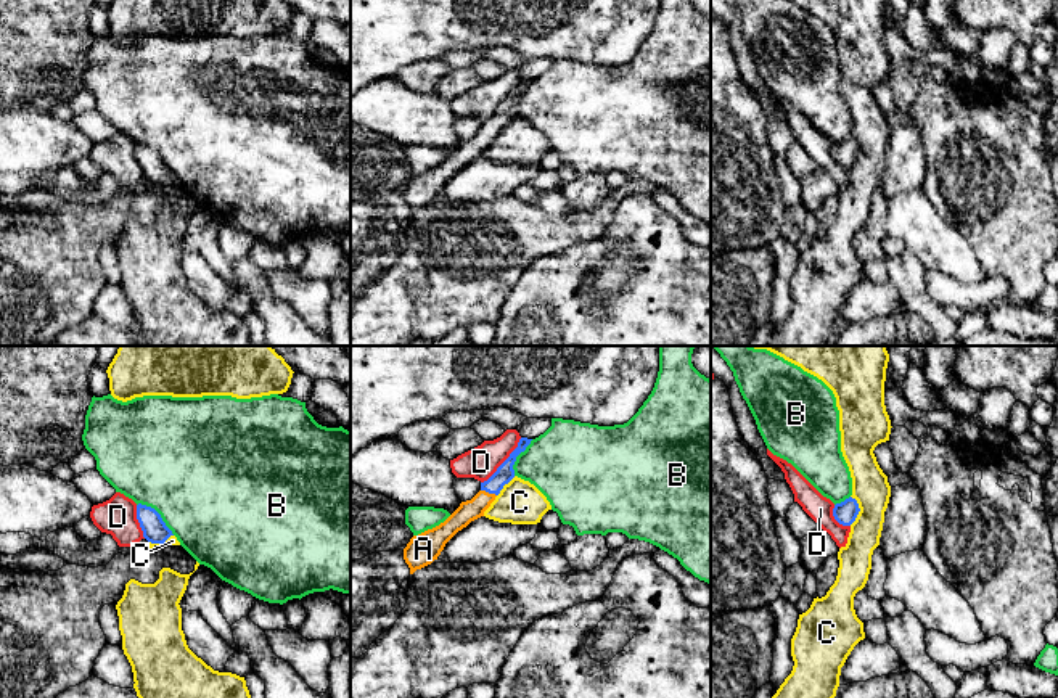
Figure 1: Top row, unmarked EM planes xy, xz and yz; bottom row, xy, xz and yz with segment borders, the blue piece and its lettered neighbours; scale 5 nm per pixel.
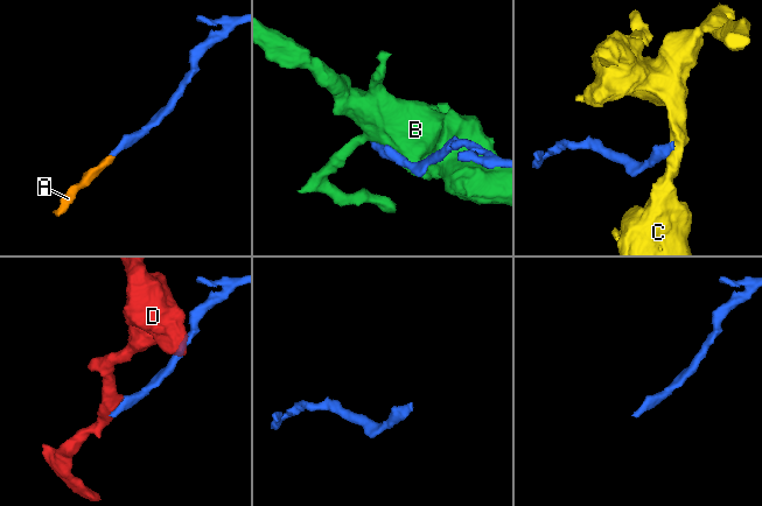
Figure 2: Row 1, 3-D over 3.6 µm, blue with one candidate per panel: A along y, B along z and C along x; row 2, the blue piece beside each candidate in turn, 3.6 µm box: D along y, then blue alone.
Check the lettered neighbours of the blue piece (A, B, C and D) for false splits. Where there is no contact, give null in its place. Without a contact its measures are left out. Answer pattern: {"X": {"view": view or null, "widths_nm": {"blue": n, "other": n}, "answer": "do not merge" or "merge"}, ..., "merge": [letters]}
{"A": {"view": "xz", "widths_nm": {"blue": 90, "other": 110}, "answer": "merge"}, "B": {"view": "xy", "widths_nm": {"blue": 120, "other": 500}, "answer": "do not merge"}, "C": {"view": "yz", "widths_nm": {"blue": 120, "other": 190}, "answer": "do not merge"}, "D": {"view": "xz", "widths_nm": {"blue": 90, "other": 160}, "answer": "do not merge"}, "merge": ["A"]}

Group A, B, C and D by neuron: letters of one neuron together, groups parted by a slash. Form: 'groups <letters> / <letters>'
groups A / B / C / D

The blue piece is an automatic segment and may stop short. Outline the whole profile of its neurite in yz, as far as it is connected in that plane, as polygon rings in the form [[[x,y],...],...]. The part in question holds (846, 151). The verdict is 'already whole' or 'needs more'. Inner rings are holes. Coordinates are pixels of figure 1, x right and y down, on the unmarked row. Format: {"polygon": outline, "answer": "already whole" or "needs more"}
{"polygon": [[[849,137],[844,142],[835,145],[833,156],[839,164],[851,166],[855,161],[859,151],[860,148],[857,140]]], "answer": "already whole"}

